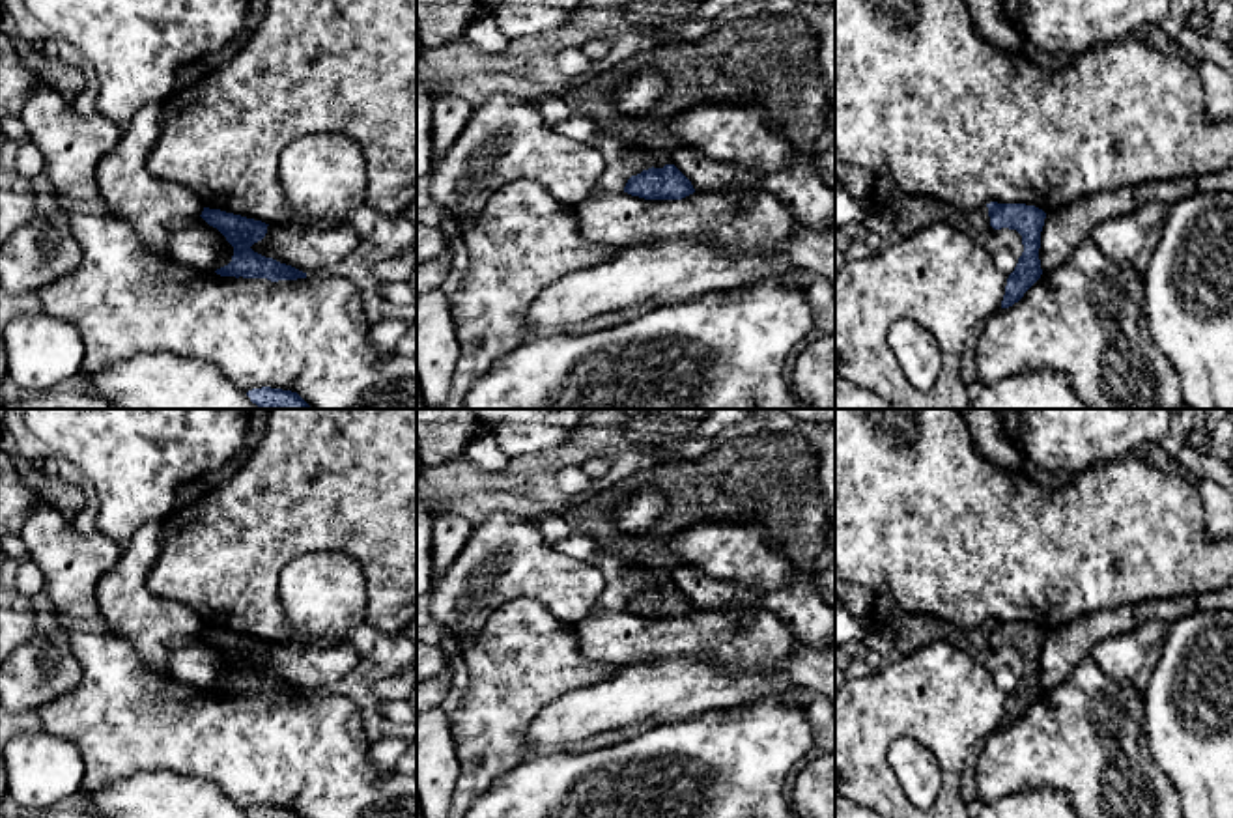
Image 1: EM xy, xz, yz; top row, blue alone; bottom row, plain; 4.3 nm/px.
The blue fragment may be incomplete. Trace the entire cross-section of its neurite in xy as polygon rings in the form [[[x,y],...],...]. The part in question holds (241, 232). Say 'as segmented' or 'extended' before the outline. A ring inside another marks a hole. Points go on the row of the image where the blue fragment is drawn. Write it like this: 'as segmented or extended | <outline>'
as segmented | [[[204,207],[200,217],[209,226],[217,228],[234,247],[232,261],[217,269],[217,275],[235,278],[267,278],[271,282],[306,278],[306,273],[273,258],[265,258],[250,248],[265,237],[269,224],[209,207]]]

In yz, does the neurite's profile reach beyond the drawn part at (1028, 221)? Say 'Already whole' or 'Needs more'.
Needs more

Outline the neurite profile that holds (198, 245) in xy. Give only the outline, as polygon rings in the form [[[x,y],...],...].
[[[202,217],[191,226],[172,230],[168,235],[170,256],[204,271],[217,271],[232,261],[234,247]]]

